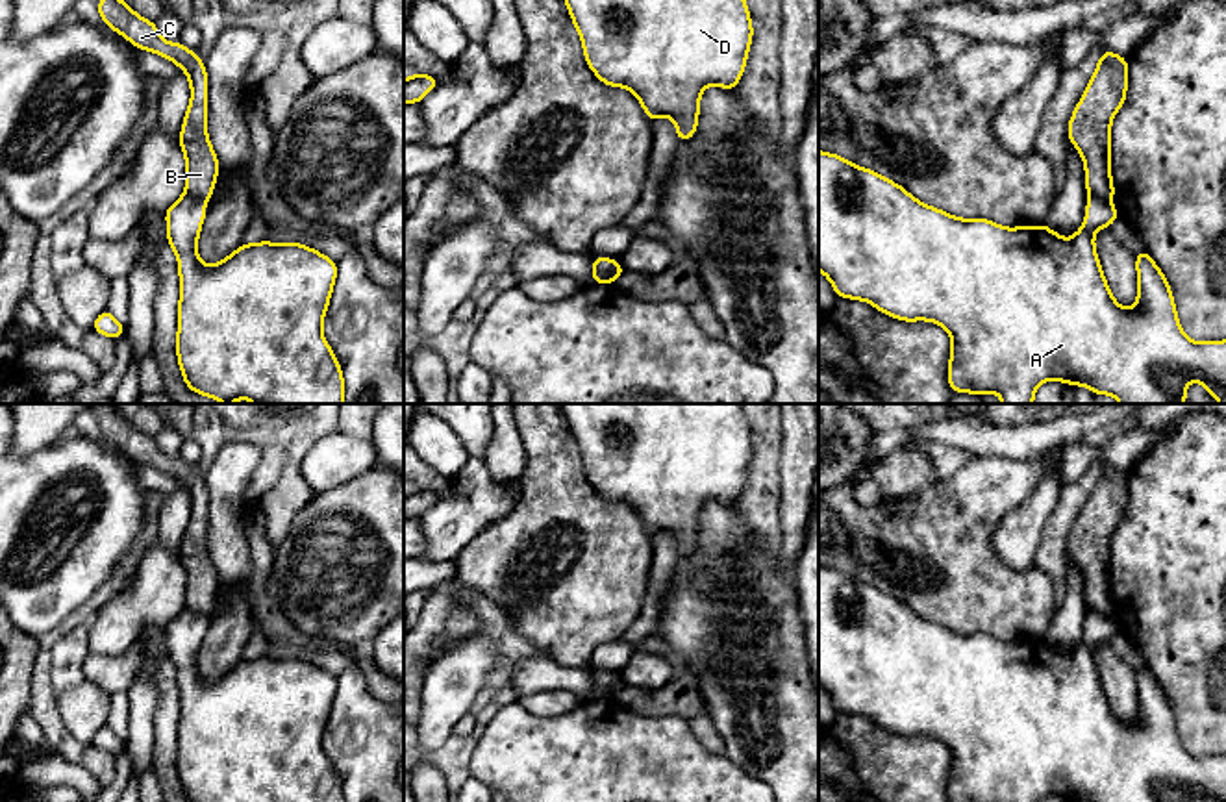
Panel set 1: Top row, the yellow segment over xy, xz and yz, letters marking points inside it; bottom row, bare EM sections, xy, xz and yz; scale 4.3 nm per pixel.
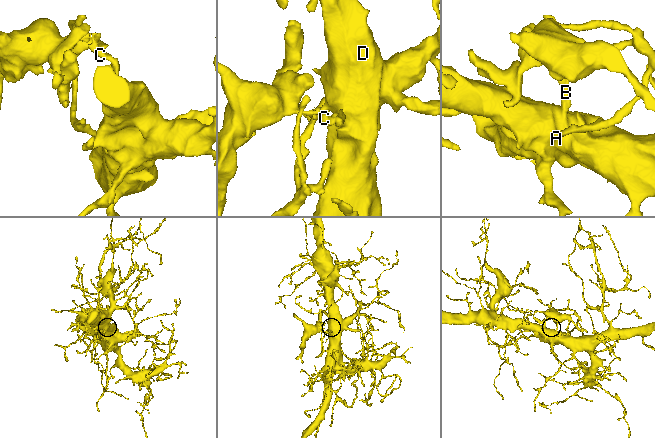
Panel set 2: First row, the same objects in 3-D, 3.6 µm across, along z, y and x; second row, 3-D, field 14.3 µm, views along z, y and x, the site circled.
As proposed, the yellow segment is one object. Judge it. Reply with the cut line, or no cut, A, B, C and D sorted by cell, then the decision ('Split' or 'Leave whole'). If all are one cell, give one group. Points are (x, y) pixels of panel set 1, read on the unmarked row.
Split along xy (186, 606), (204, 617). Groups: A D / B C. Split

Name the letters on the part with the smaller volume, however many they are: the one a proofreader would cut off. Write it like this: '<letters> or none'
B, C

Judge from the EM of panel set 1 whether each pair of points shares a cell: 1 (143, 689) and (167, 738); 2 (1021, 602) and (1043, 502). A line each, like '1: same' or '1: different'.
1: different
2: different

